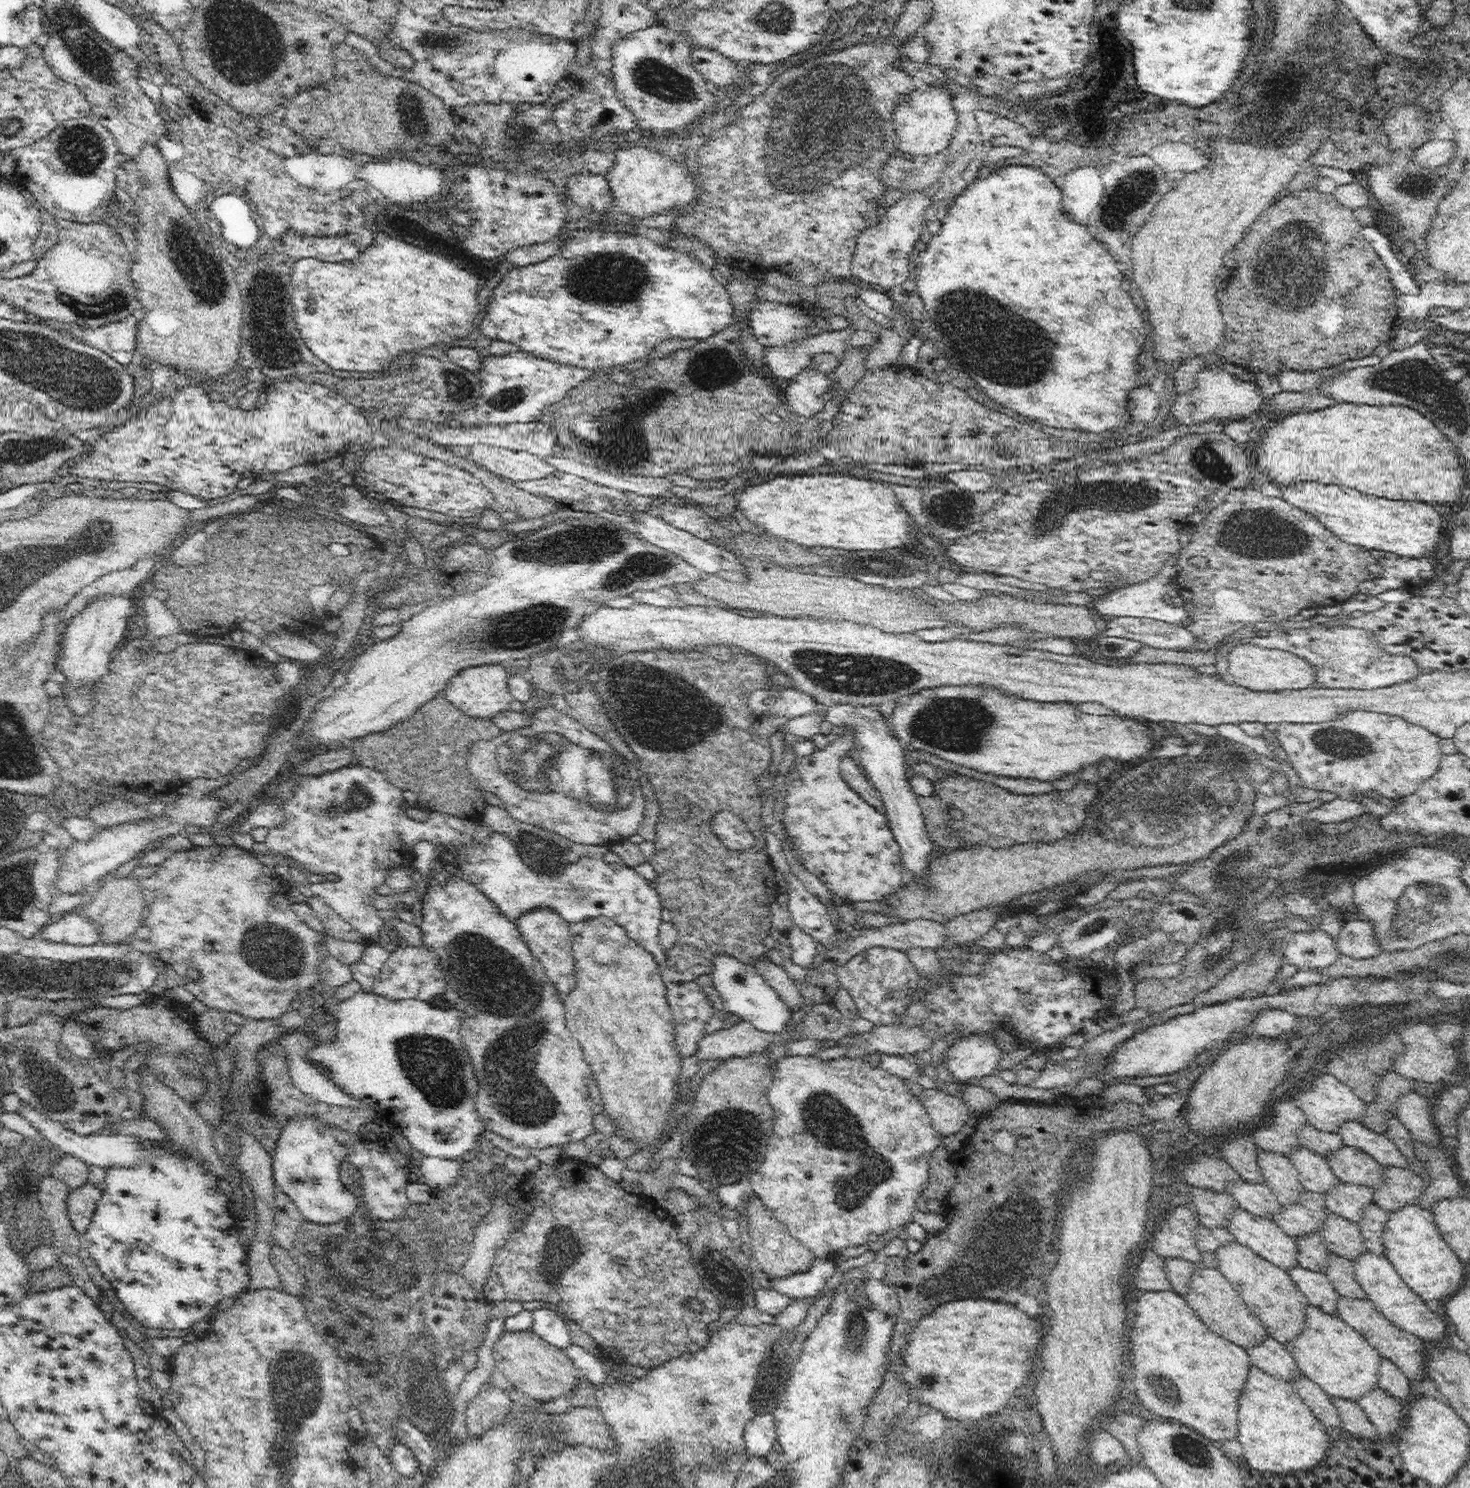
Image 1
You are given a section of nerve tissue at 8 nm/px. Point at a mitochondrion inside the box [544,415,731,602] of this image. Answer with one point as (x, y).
(645, 565)

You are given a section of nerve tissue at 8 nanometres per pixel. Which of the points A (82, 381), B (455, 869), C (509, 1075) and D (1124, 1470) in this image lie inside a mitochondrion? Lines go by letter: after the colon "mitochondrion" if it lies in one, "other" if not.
A: mitochondrion
B: other
C: mitochondrion
D: other

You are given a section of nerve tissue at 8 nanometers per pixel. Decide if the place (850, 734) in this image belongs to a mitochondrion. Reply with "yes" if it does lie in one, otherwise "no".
no

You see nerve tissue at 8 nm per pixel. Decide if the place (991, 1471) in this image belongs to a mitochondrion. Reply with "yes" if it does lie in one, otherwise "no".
yes

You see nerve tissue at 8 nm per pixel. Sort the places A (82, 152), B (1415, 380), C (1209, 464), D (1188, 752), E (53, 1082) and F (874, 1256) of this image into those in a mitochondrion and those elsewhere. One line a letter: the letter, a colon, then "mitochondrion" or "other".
A: mitochondrion
B: mitochondrion
C: mitochondrion
D: mitochondrion
E: mitochondrion
F: other

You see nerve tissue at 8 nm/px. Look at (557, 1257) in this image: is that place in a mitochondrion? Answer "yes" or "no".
yes

